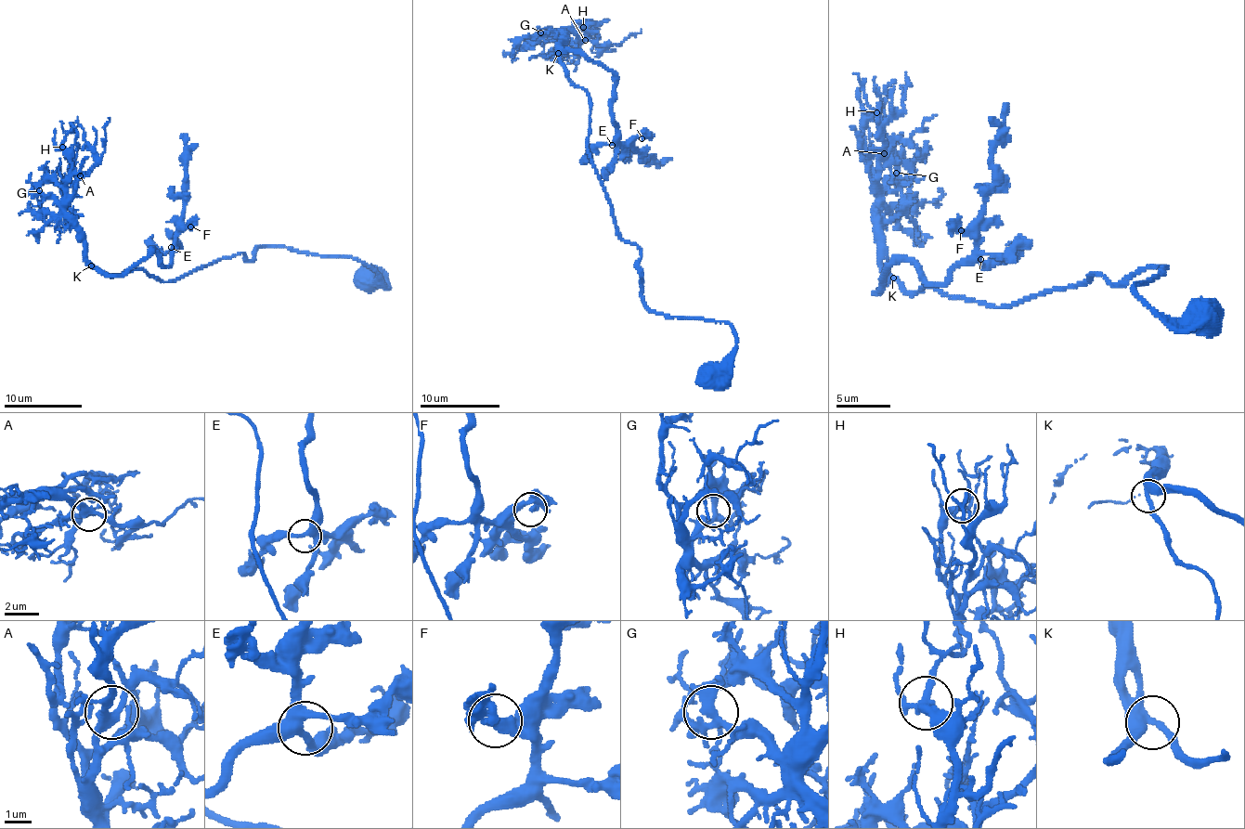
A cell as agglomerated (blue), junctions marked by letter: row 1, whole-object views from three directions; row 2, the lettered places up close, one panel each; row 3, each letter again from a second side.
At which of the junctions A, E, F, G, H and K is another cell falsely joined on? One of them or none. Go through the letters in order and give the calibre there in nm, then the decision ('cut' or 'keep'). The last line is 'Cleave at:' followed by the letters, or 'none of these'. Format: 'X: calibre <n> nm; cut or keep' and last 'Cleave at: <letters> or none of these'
A: calibre 320 nm; keep
E: calibre 360 nm; keep
F: calibre 320 nm; keep
G: calibre 300 nm; keep
H: calibre 280 nm; keep
K: calibre 360 nm; keep
Cleave at: none of these

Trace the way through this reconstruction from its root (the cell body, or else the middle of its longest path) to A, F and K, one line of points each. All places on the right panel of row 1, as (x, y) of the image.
A: (1207, 318), (1139, 300), (1167, 268), (1005, 307), (903, 291), (877, 212), (884, 153)
F: (1207, 318), (1139, 300), (1167, 268), (1005, 307), (875, 291), (901, 261), (944, 283), (975, 249), (961, 230)
K: (1207, 318), (1139, 300), (1134, 285), (1167, 268), (1119, 284), (1093, 273), (1005, 307), (892, 278)

